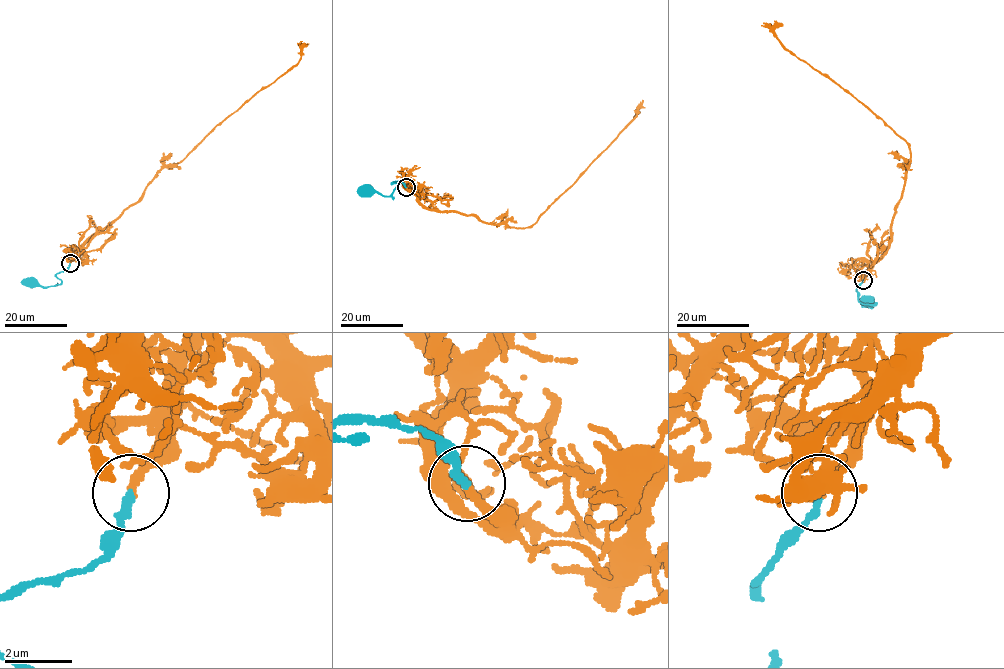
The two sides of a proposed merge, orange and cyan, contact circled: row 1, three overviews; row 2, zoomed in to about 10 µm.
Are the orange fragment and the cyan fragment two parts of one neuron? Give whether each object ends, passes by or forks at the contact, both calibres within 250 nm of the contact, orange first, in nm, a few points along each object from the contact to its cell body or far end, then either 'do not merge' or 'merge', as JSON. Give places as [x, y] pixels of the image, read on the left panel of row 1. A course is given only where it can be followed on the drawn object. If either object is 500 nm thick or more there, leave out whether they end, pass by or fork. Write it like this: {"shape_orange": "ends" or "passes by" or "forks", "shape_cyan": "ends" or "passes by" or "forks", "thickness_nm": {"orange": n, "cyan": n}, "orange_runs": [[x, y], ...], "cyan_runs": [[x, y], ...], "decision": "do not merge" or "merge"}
{"shape_orange": "ends", "shape_cyan": "ends", "thickness_nm": {"orange": 200, "cyan": 240}, "orange_runs": [[70, 263], [75, 250], [137, 202], [163, 168], [179, 163], [251, 96], [290, 70], [307, 45]], "cyan_runs": [[70, 263], [65, 270], [56, 274], [61, 283], [41, 286], [32, 282]], "decision": "merge"}

